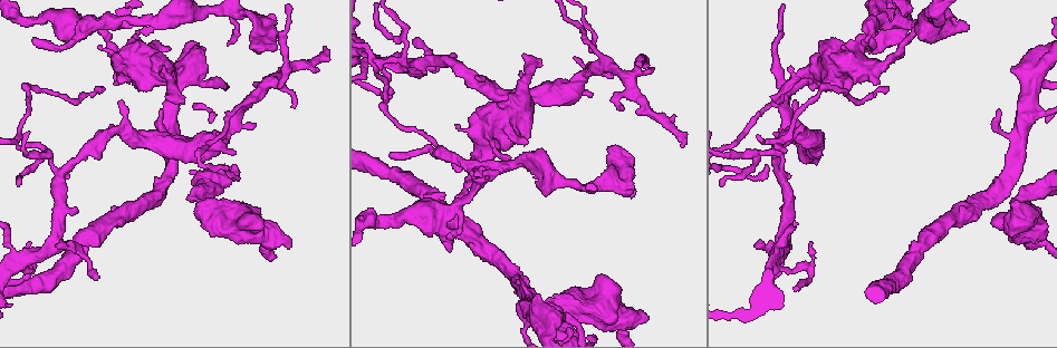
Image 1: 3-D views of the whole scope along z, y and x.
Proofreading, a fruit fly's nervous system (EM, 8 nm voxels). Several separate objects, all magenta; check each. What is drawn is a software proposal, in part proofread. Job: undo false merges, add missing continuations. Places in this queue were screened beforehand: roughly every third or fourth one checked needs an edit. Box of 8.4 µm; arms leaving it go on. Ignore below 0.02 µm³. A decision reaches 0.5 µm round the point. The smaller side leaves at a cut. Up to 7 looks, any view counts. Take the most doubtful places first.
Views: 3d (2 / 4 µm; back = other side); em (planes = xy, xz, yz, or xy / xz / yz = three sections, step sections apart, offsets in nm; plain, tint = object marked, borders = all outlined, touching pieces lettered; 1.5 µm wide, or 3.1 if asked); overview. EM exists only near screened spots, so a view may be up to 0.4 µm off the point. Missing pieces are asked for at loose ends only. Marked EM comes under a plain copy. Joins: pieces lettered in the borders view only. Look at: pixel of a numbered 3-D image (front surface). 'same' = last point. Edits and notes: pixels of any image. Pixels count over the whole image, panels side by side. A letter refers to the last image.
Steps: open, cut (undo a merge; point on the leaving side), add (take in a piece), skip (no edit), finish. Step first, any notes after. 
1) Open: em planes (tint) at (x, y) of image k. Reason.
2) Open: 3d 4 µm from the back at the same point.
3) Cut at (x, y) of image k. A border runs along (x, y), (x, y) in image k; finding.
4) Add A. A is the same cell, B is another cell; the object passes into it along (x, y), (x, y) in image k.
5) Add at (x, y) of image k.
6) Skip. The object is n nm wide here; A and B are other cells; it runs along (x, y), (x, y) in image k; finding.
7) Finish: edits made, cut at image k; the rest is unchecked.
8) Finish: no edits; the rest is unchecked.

Open: em yz step 4 (borders) at (539, 59) of image 1. Branch stops here.

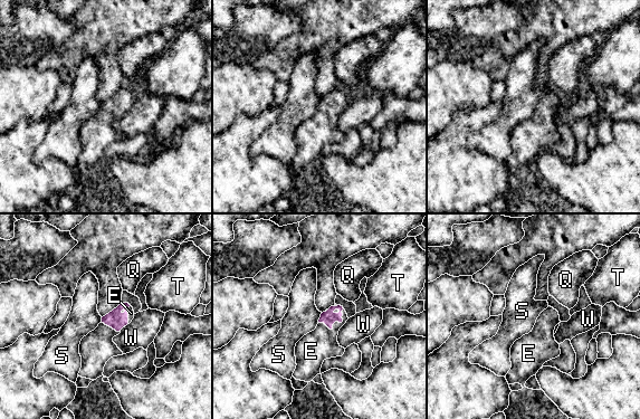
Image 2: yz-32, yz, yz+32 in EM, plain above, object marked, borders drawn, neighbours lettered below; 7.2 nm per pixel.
Add E. The object is 120 nm wide here; E is the same cell, Q, S, T and W are other cells; the object passes into it along (328, 317), (335, 321), (320, 344) in image 2; the neuron continues.

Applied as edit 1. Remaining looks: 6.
Open: overview. Redraw.

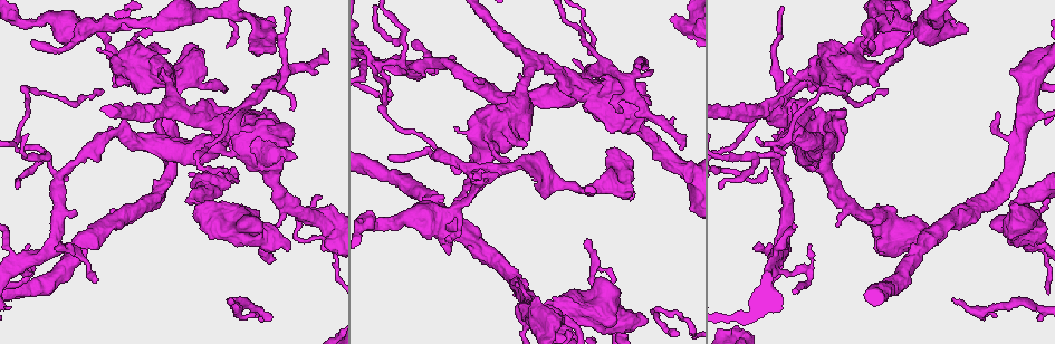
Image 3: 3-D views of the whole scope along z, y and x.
Open: 3d 4 µm at (251, 51) of image 3. Thick end.

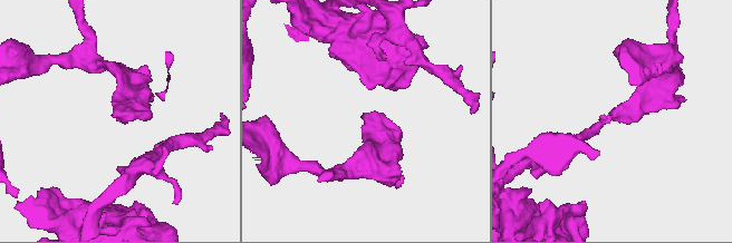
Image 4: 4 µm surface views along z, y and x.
Open: em planes (tint) at (114, 117) of image 4.

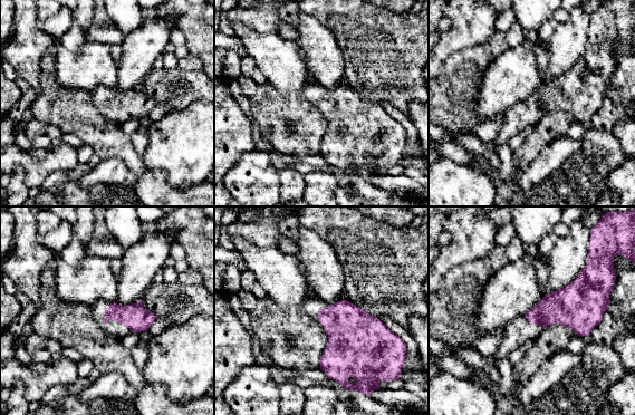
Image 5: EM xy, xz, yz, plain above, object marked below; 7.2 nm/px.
Open: em planes (borders) at the same point.

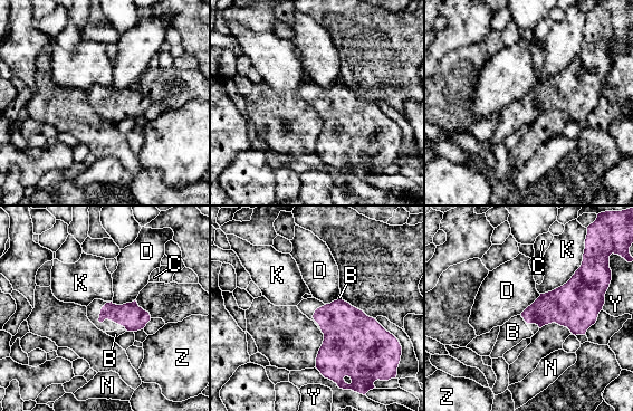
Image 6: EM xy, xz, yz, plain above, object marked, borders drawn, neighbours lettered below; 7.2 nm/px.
Add B. The longest contact is with K, 360 nm; B is the same cell, C, D, K, N, Y and Z are other cells; it goes on there.

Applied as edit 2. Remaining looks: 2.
Open: overview.

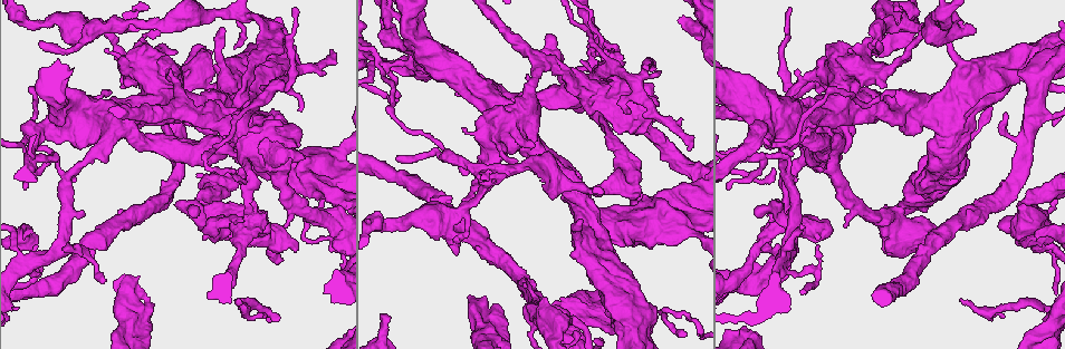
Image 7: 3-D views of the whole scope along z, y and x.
Open: em planes (borders) at (916, 191) of image 7.

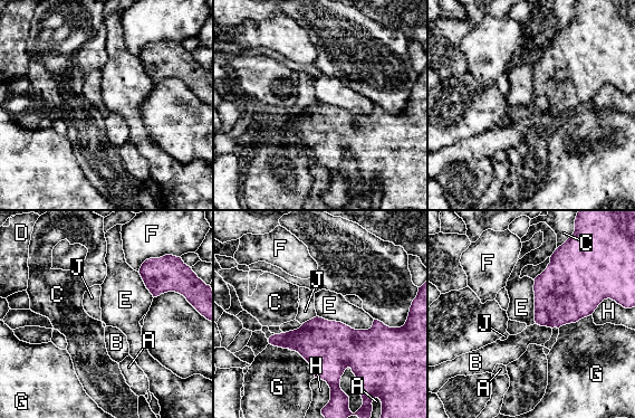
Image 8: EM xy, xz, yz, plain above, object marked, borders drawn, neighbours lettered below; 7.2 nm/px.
Skip. A, B, C, D, E, F, G, H and J are other cells; a border runs along (317, 315), (355, 329), (374, 321) in image 8; none of them fits.

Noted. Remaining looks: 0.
Finish: edits made, add at image 2, add at image 6; the rest is unchecked.

